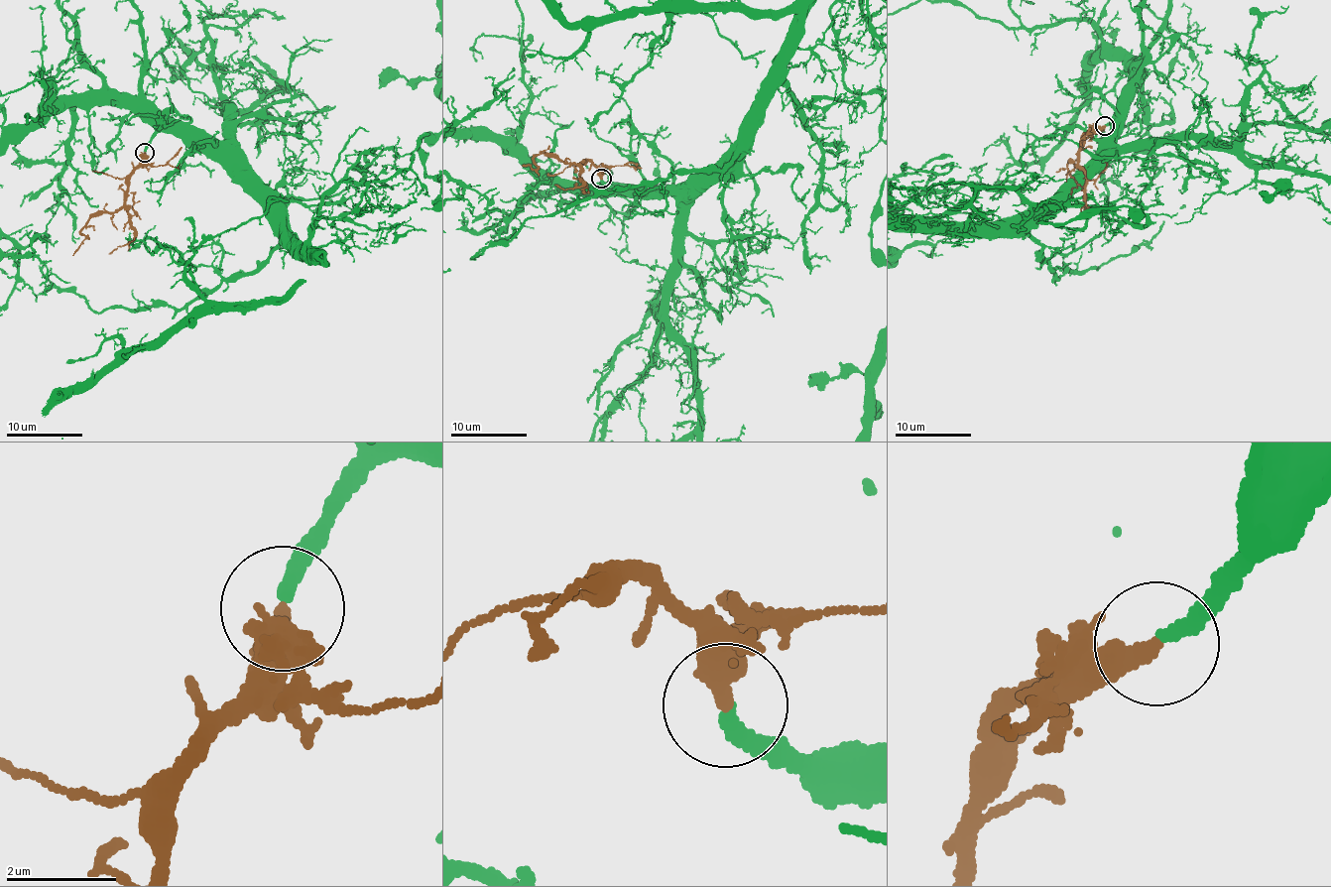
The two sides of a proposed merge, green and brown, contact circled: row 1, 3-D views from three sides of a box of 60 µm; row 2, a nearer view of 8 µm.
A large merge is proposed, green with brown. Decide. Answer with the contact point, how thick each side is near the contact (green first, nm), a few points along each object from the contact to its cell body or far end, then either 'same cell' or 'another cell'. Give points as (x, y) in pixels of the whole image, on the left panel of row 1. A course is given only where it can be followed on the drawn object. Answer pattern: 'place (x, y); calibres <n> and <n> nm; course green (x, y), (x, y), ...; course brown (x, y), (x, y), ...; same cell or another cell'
place (145, 152); calibres 300 and 400 nm; course brown (144, 152), (142, 161), (129, 175), (125, 201), (113, 212), (95, 212), (81, 232), (84, 239), (71, 255); same cell

